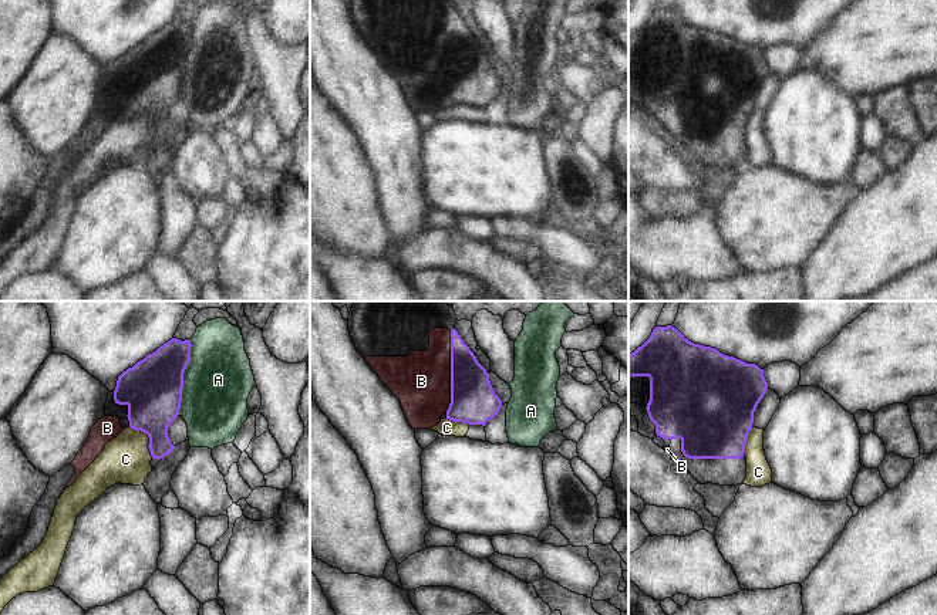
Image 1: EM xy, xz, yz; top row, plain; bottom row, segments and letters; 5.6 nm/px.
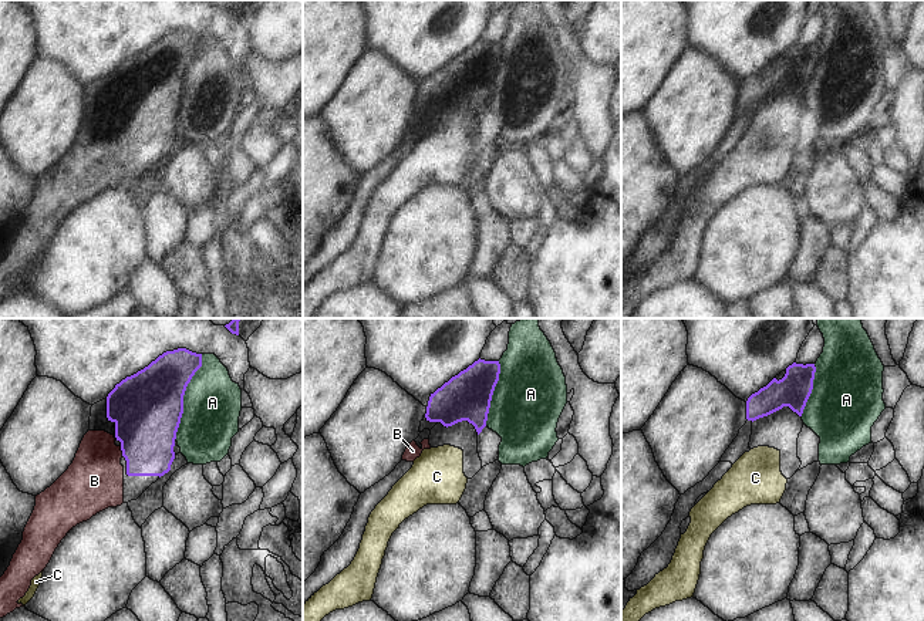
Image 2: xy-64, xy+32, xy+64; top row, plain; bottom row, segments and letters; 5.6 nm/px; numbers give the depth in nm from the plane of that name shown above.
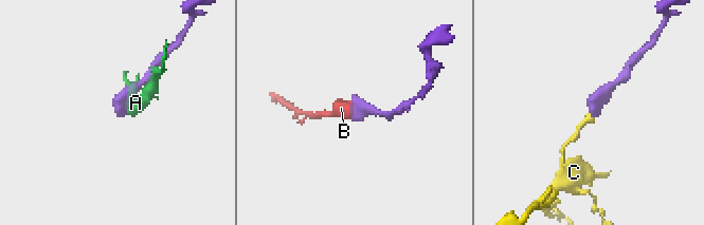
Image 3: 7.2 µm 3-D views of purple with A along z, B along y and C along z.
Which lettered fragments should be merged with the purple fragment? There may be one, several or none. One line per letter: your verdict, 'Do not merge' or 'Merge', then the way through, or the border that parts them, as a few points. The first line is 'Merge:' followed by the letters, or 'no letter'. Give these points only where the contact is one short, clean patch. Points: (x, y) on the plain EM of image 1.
Merge: B
A: Do not merge
B: Merge. Path across: xz (474, 83), (451, 60), (451, 53), (440, 63), (421, 63)
C: Do not merge. Boundary: xy (130, 108), (147, 117), (148, 132), (152, 139)

